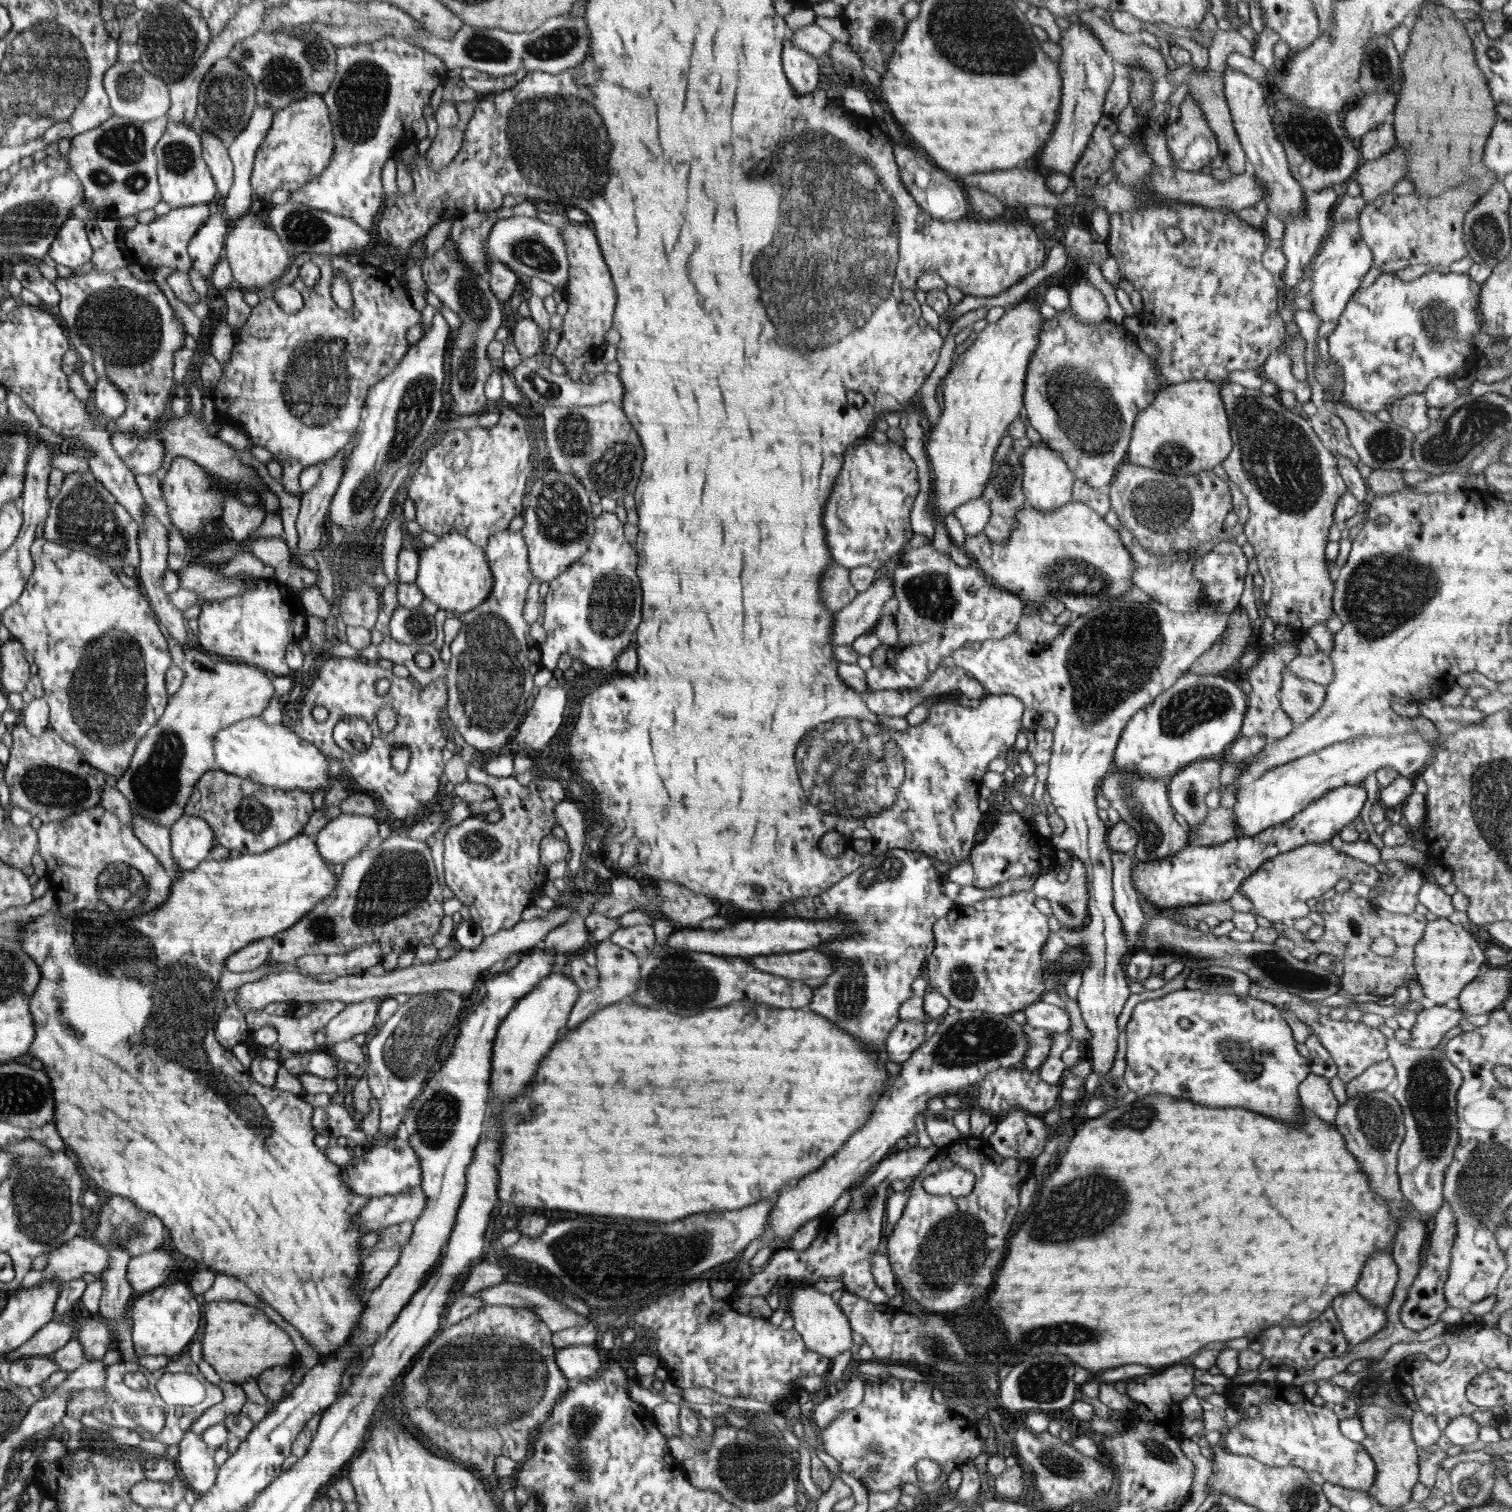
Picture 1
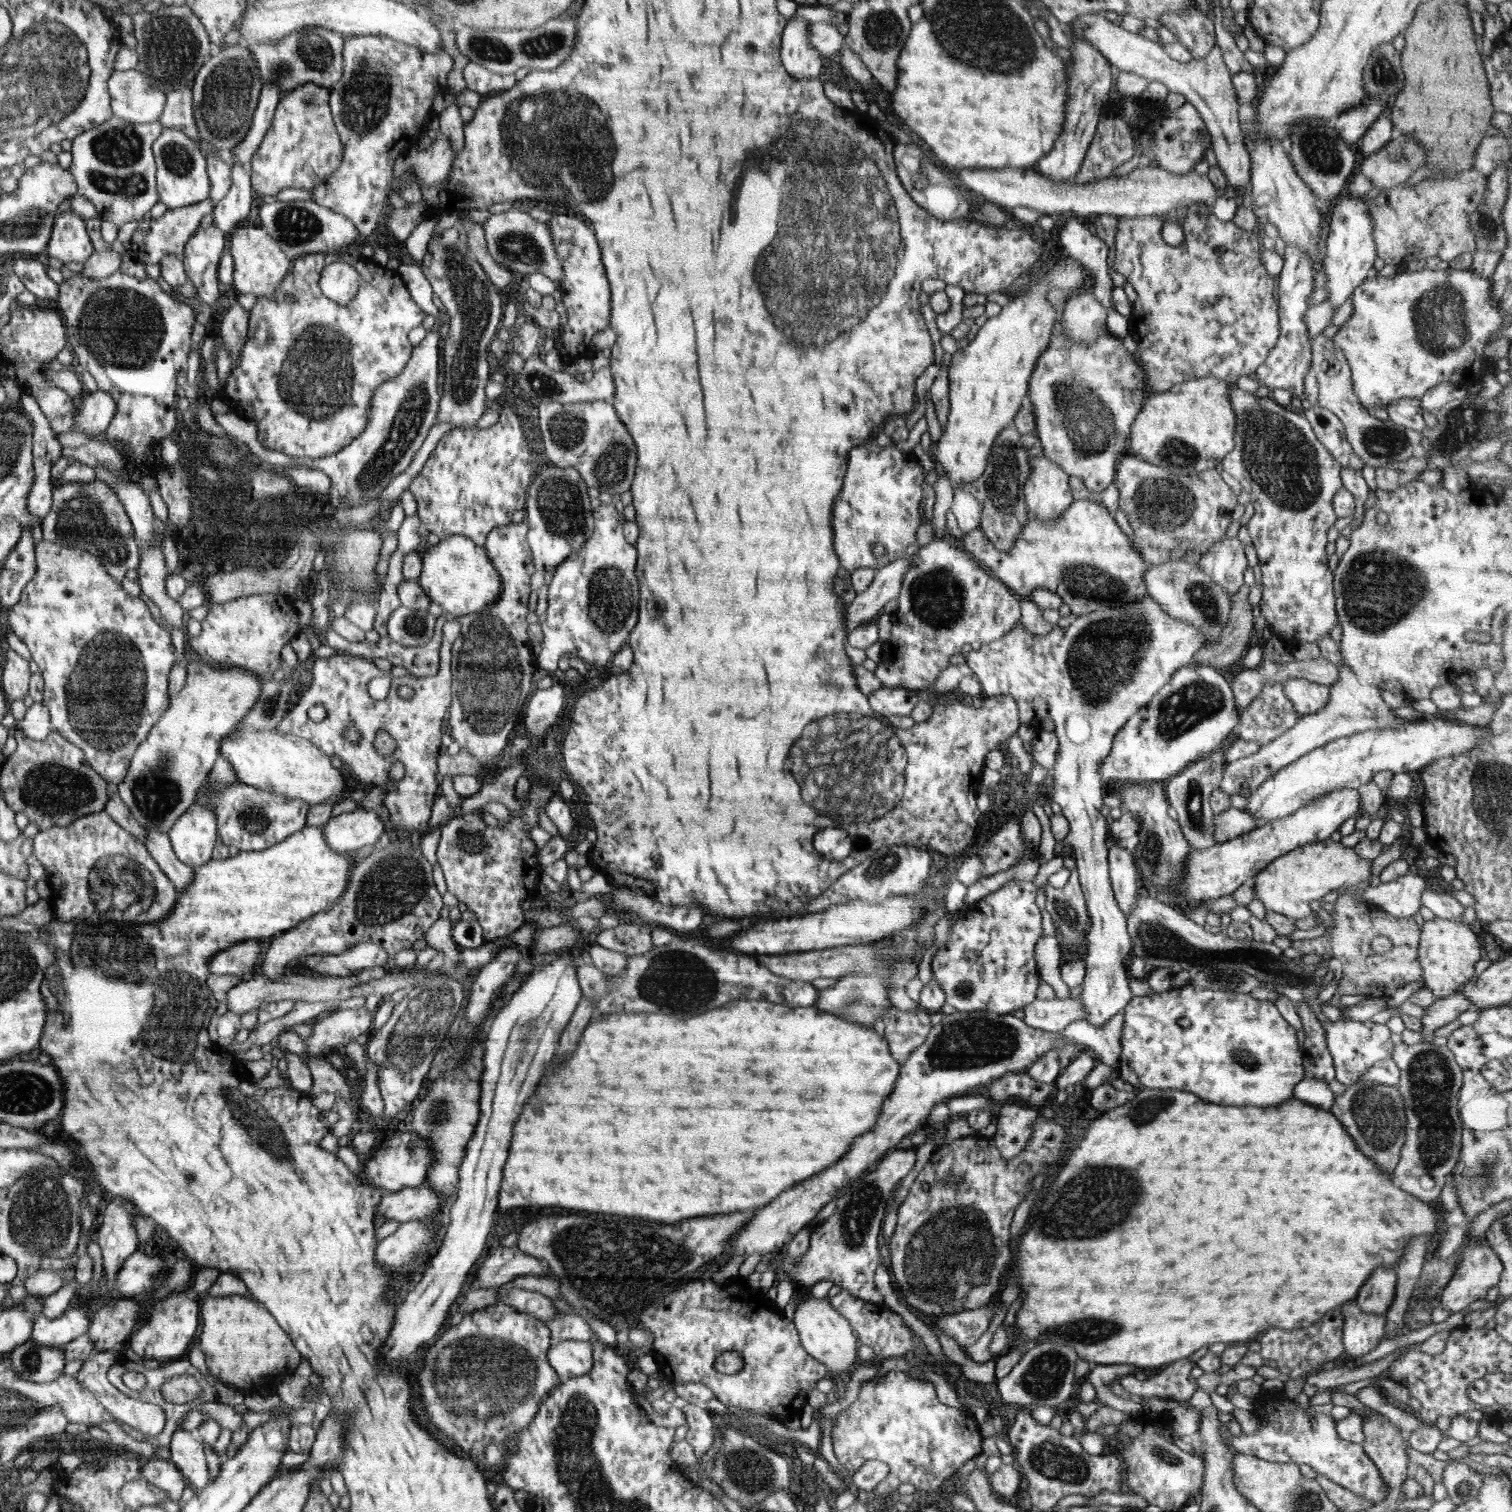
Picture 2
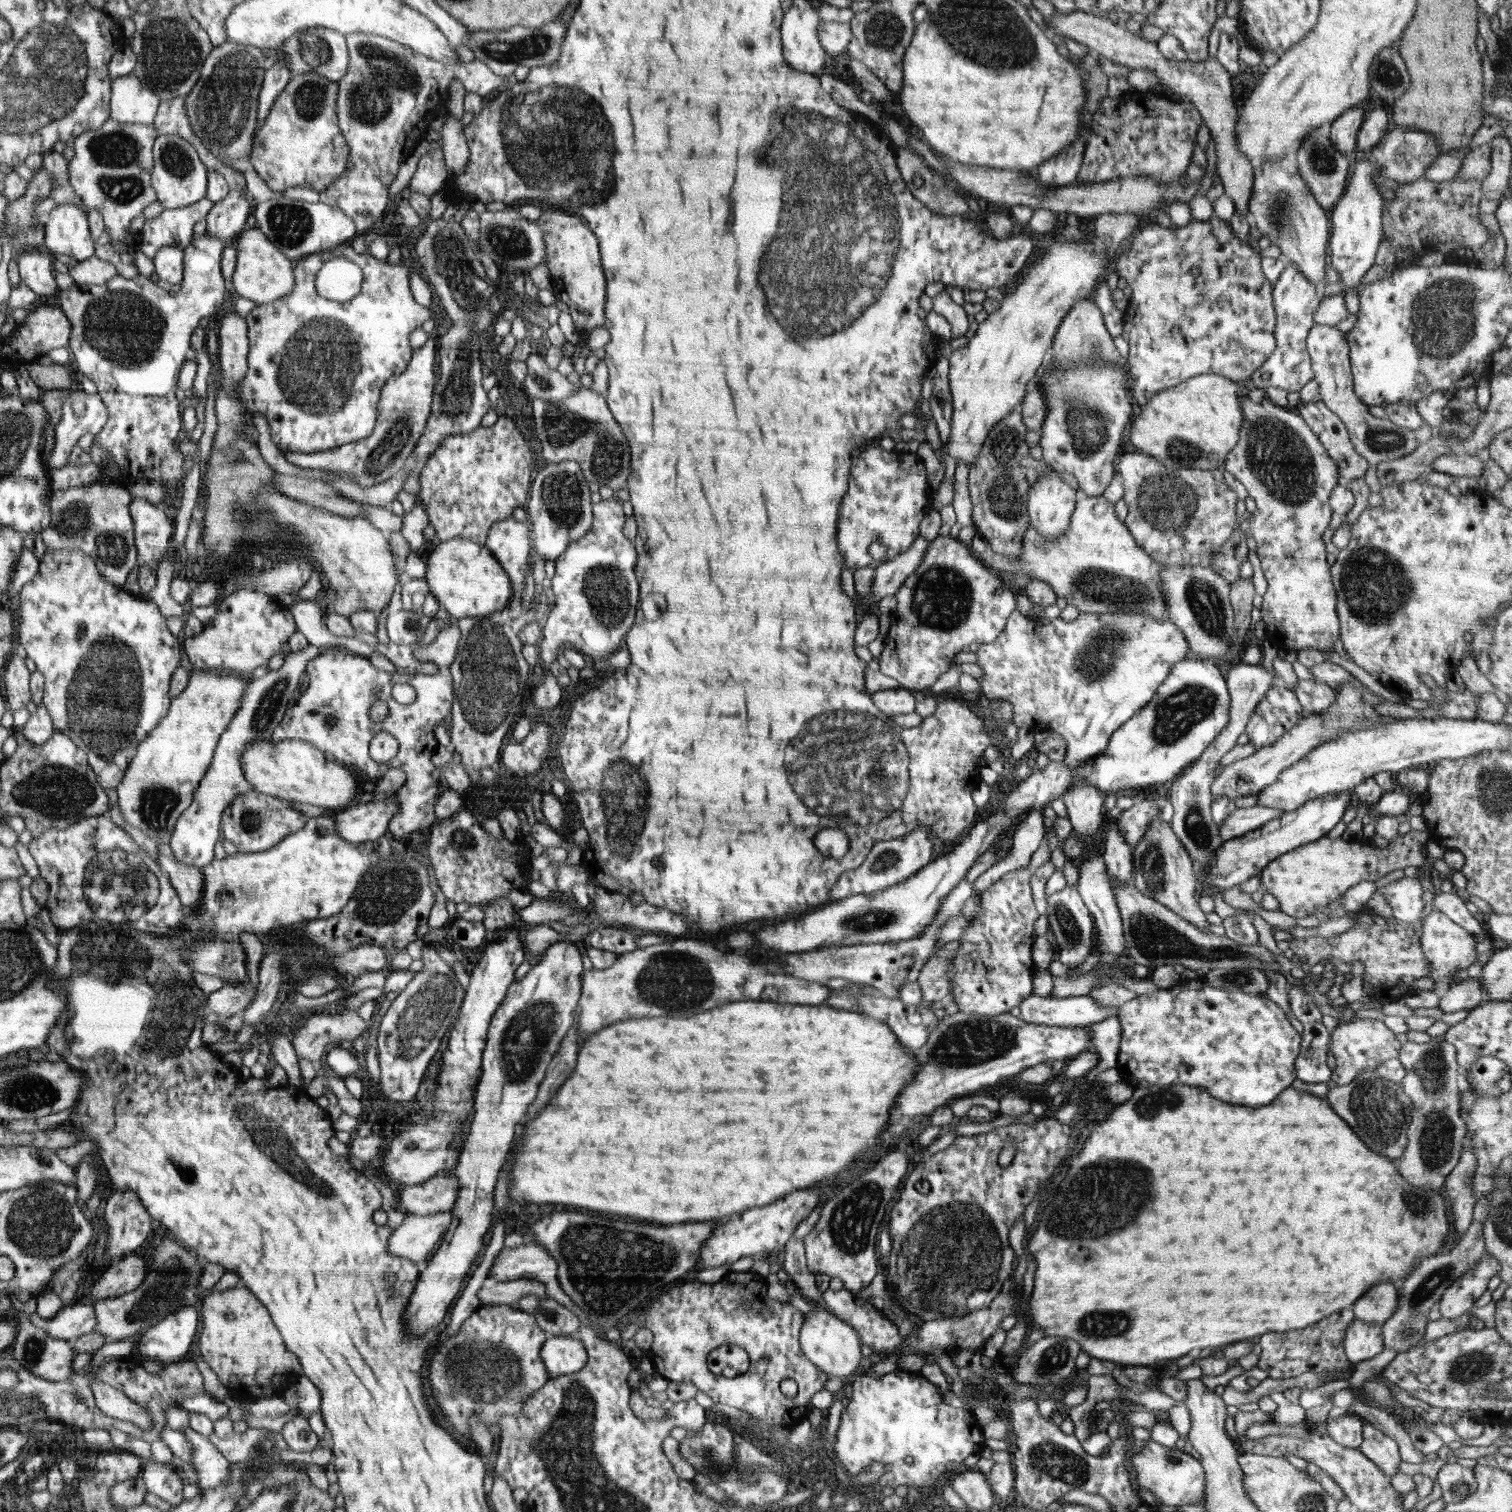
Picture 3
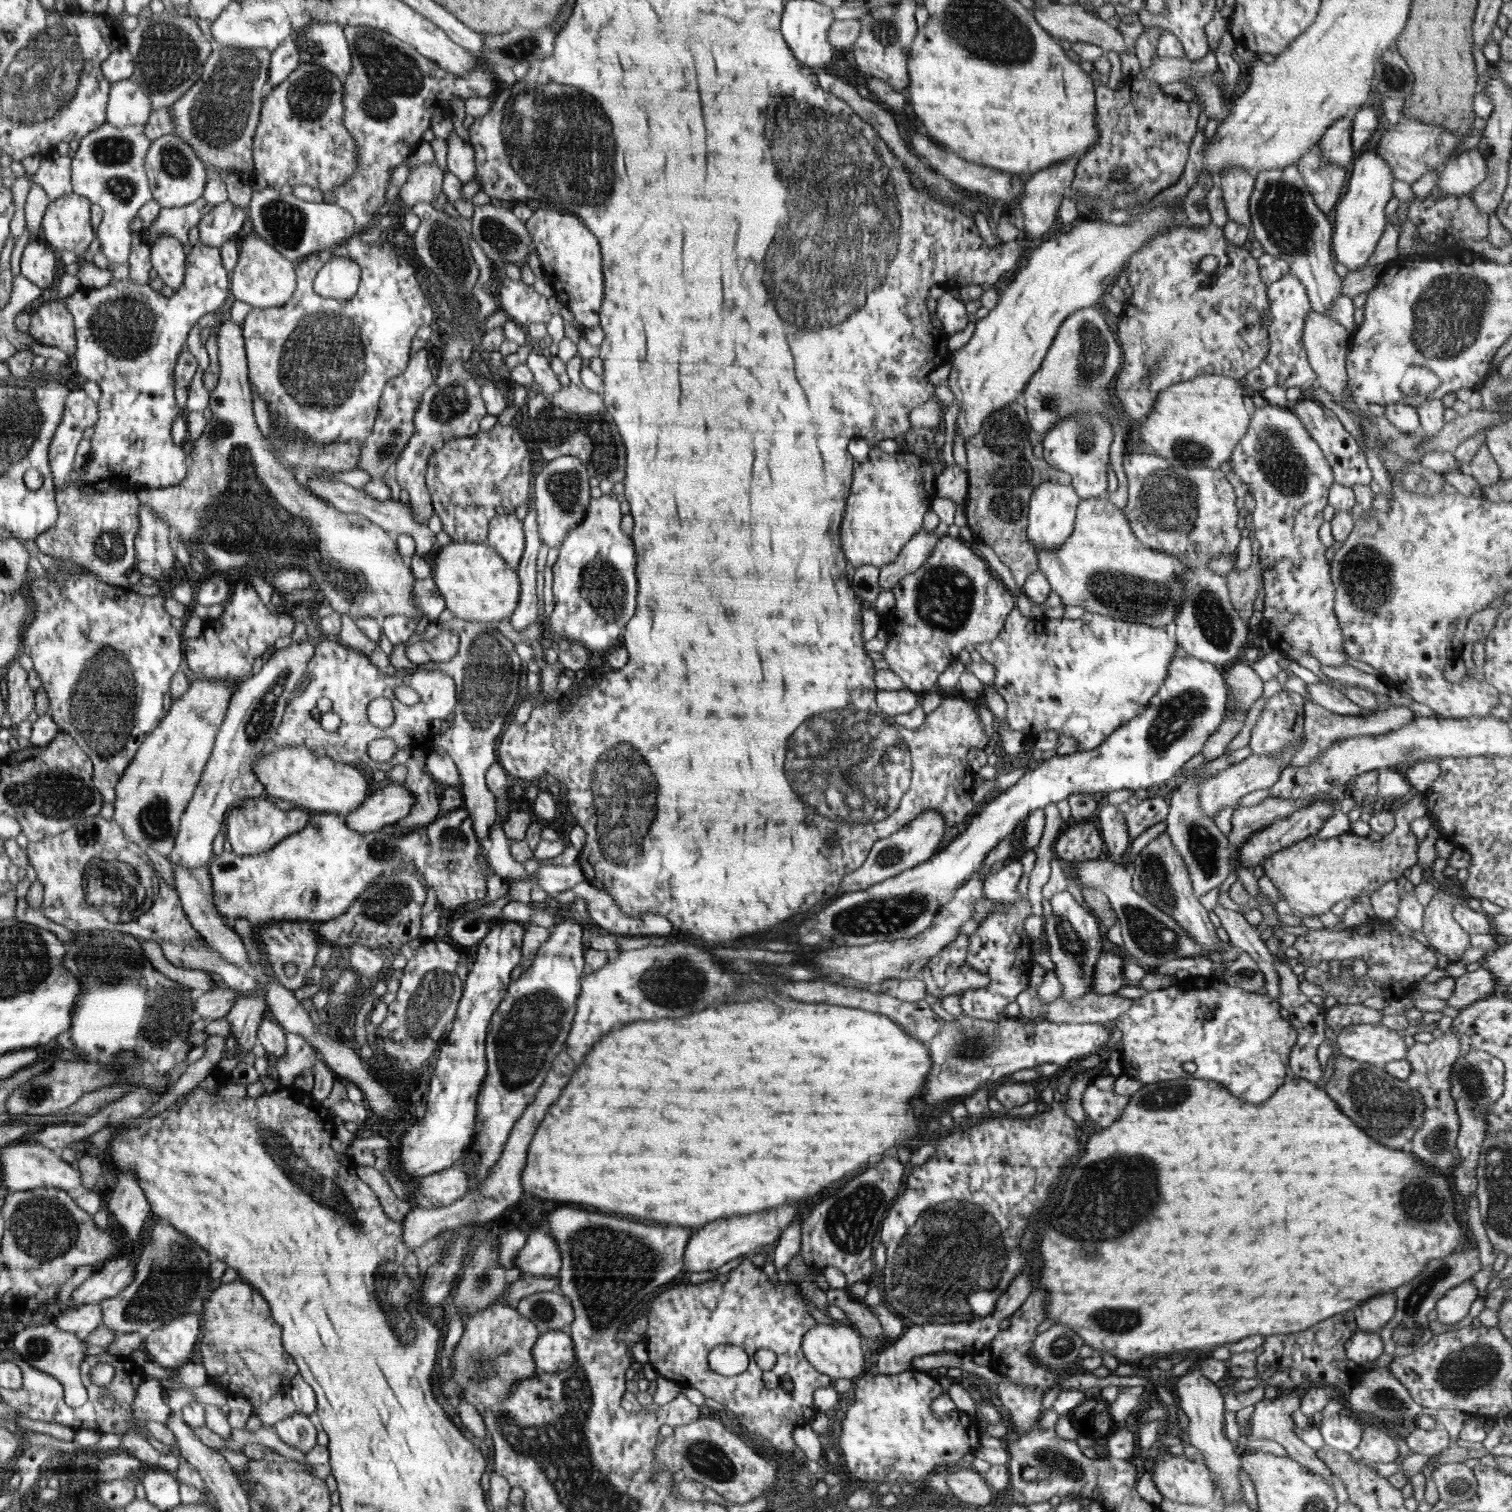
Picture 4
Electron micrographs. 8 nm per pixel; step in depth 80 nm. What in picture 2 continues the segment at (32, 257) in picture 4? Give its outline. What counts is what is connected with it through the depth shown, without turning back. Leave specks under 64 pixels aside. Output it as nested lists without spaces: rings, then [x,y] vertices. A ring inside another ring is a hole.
[[[19,259],[14,264],[14,273],[36,298],[58,300],[58,284],[48,277],[46,266],[40,260]]]

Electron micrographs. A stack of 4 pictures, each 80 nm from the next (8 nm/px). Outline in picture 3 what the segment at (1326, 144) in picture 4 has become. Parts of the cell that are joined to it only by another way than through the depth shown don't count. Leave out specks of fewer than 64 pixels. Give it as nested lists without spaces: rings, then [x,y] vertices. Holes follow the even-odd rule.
[[[1361,106],[1354,107],[1331,123],[1329,139],[1336,150],[1348,155],[1356,148],[1359,126],[1368,111]]]

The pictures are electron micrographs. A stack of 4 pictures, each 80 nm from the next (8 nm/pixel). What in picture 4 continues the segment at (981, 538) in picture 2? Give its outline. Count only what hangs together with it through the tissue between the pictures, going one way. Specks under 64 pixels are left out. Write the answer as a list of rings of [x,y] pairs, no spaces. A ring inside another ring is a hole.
[[[1106,496],[1081,500],[1077,506],[1075,519],[1076,522],[1074,524],[1074,531],[1072,531],[1070,537],[1065,540],[1065,543],[1062,544],[1060,548],[1048,551],[1046,548],[1039,548],[1039,546],[1036,546],[1038,570],[1045,574],[1045,577],[1050,583],[1052,592],[1056,592],[1056,594],[1060,596],[1063,604],[1068,606],[1082,606],[1089,613],[1111,616],[1116,620],[1132,619],[1134,621],[1141,621],[1142,624],[1149,624],[1154,628],[1168,628],[1168,624],[1175,622],[1175,616],[1180,610],[1180,602],[1183,601],[1183,592],[1185,592],[1185,586],[1180,584],[1179,580],[1183,580],[1183,574],[1187,572],[1187,566],[1180,563],[1176,557],[1172,557],[1170,554],[1153,551],[1144,543],[1141,543],[1136,536],[1134,536],[1134,532],[1132,532],[1132,528],[1130,528],[1130,523],[1126,518],[1126,515],[1122,510],[1115,507],[1114,504],[1106,498]]]

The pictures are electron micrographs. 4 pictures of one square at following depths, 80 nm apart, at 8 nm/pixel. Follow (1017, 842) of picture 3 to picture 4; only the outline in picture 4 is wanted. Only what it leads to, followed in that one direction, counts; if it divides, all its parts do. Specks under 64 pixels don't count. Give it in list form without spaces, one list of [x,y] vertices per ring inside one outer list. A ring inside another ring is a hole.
[[[1034,809],[1026,818],[1024,826],[1024,836],[1022,836],[1022,841],[1020,845],[1016,848],[1014,854],[1010,854],[1009,858],[1005,859],[1005,862],[994,864],[990,870],[986,870],[980,874],[981,881],[987,879],[987,876],[992,873],[998,872],[1008,866],[1011,862],[1018,862],[1022,858],[1022,854],[1026,854],[1029,850],[1032,850],[1032,847],[1038,846],[1043,830],[1045,827],[1045,812],[1044,809]],[[1010,856],[1014,858],[1010,858]],[[1021,856],[1021,857],[1020,857]]]

